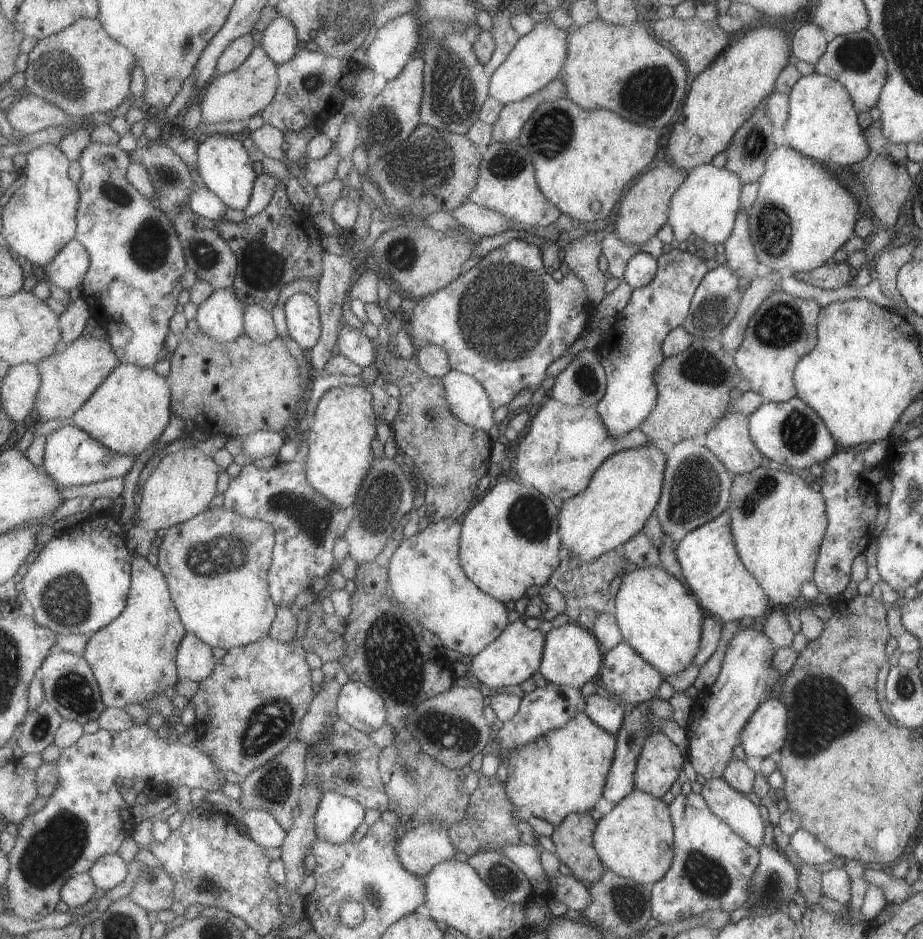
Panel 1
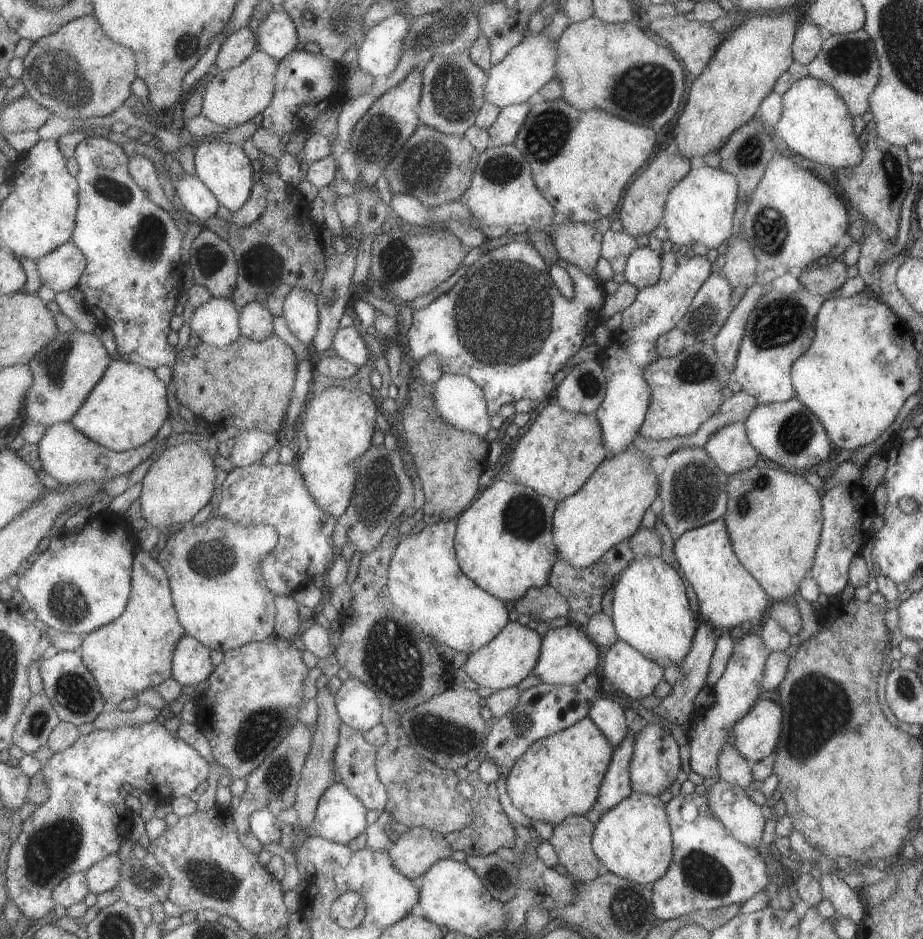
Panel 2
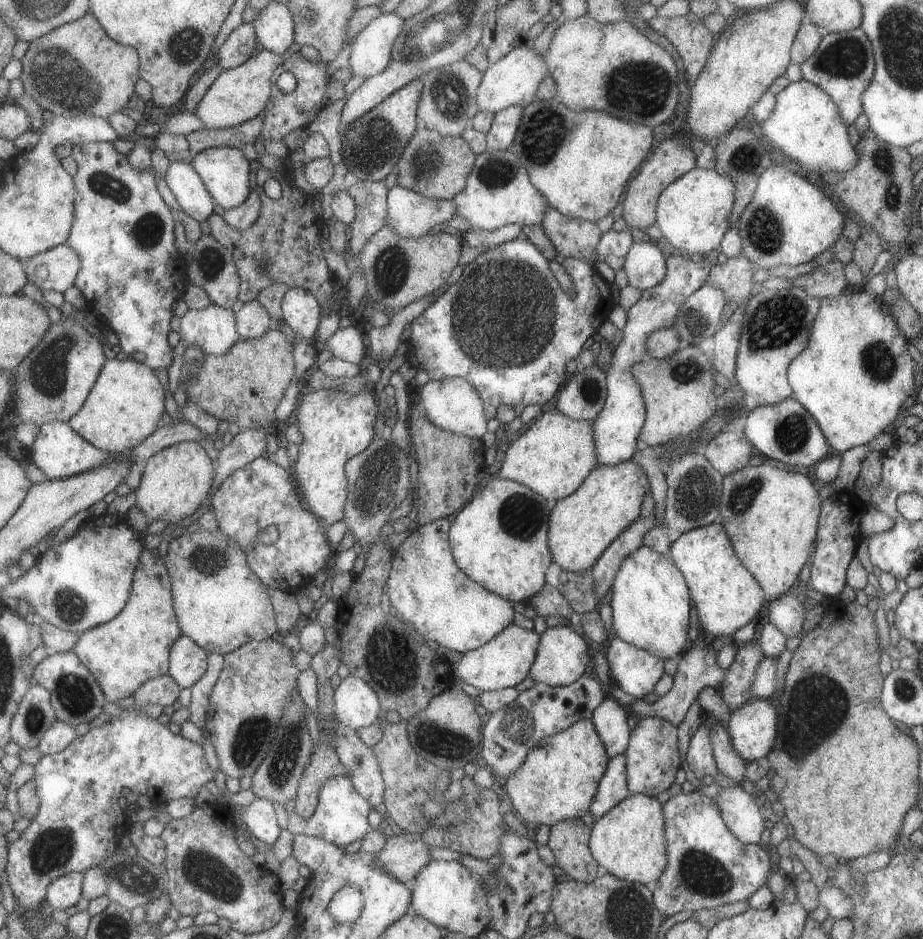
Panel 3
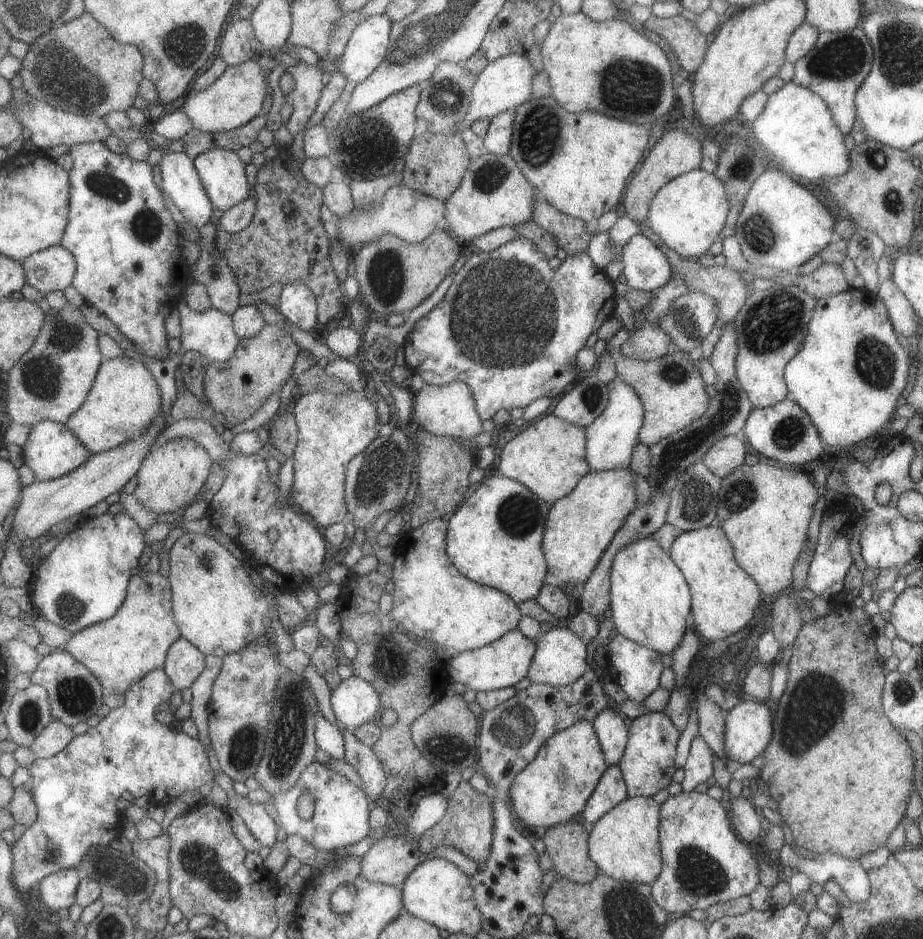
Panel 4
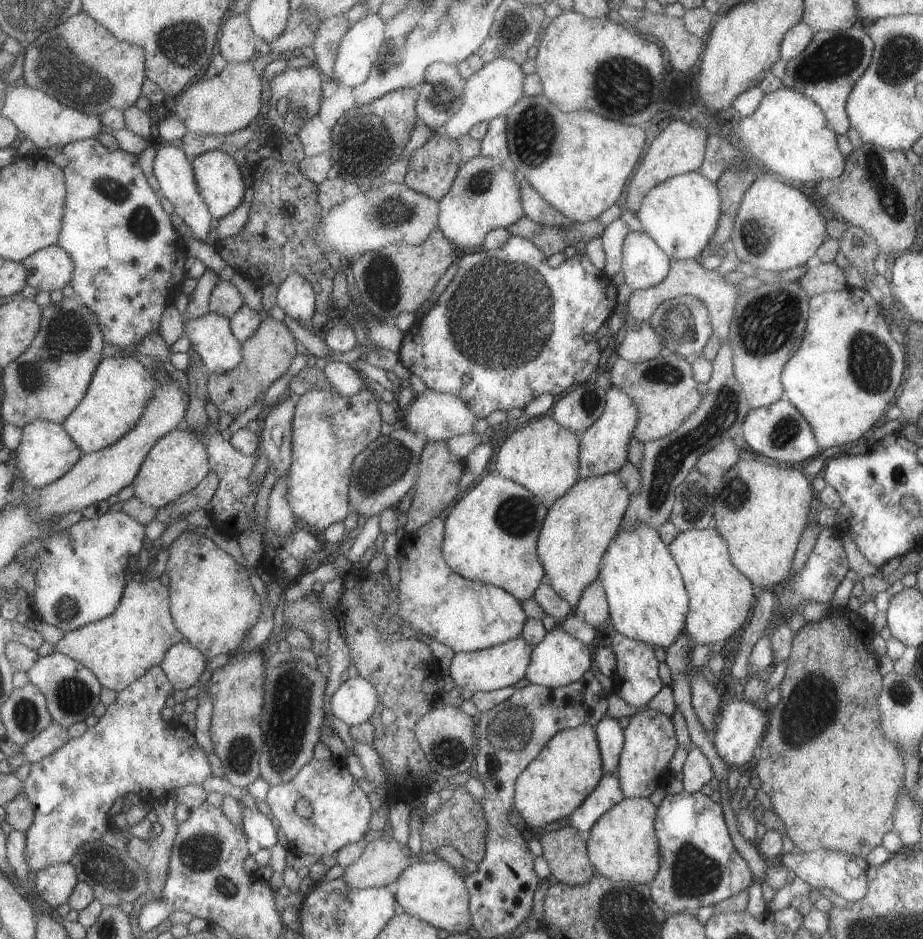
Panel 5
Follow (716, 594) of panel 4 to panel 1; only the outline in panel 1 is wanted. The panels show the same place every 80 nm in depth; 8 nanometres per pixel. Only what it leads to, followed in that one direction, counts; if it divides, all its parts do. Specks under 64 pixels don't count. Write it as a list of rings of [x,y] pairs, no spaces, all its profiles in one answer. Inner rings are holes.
[[[725,509],[719,516],[688,532],[673,547],[683,578],[703,612],[725,622],[741,620],[744,616],[757,618],[771,605],[763,589],[743,566],[730,531],[730,516]]]

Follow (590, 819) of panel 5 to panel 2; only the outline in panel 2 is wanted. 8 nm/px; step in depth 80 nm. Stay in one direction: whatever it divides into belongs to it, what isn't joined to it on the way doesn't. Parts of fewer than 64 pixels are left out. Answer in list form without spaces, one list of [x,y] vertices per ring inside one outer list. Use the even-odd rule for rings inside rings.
[[[627,731],[621,742],[618,742],[612,750],[607,770],[599,785],[598,800],[596,801],[601,806],[607,807],[608,810],[631,794],[628,770],[633,747],[634,734]]]

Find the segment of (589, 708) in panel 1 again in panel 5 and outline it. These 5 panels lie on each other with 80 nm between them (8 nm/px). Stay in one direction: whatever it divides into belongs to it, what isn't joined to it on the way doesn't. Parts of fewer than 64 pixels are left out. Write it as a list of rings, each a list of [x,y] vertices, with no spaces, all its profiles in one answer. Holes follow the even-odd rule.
[[[607,714],[602,715],[600,721],[593,728],[598,742],[603,775],[615,773],[624,743],[623,729],[619,726],[617,719],[612,719]]]

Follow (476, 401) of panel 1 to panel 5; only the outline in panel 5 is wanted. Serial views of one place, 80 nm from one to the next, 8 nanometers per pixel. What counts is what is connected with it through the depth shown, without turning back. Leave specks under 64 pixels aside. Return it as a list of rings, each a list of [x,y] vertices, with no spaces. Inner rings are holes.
[[[427,388],[414,396],[403,418],[405,428],[422,436],[425,441],[446,441],[457,435],[471,433],[476,420],[465,399],[453,393],[433,392]]]

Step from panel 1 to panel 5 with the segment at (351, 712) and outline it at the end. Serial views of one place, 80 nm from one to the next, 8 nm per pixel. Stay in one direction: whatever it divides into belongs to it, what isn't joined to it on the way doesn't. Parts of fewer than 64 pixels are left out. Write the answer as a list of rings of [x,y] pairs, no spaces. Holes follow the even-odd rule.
[[[359,676],[349,677],[333,692],[329,704],[331,716],[349,727],[361,724],[376,710],[376,687]]]

